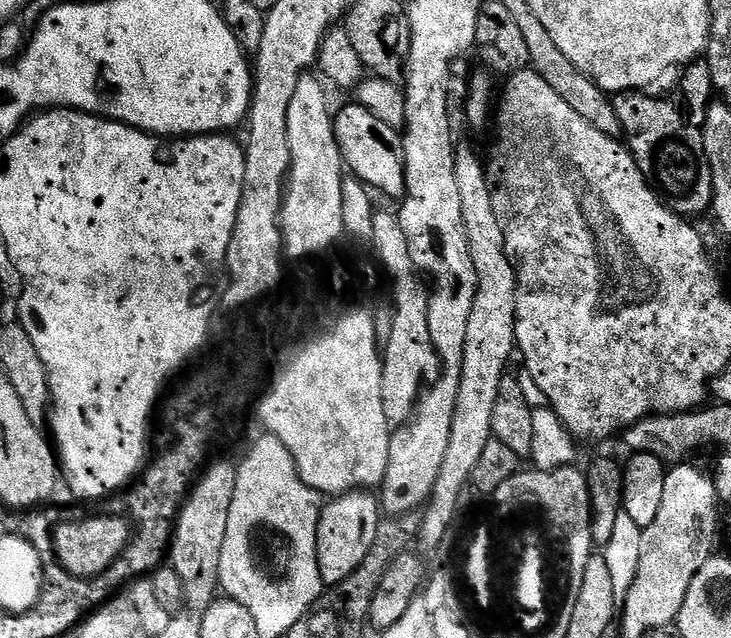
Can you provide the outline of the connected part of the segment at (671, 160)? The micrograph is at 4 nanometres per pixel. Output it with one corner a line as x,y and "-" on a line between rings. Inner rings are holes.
701,58
685,67
680,80
680,100
684,104
671,104
668,100
659,100
656,96
648,96
647,91
633,90
630,92
617,92
614,96
616,113
623,135
628,135
626,147
632,153
636,164
647,176
653,185
658,186
658,192
666,201
672,211
685,218
696,218
706,213
712,206
714,182
712,181
712,167
706,158
704,149
704,123
708,113
708,105
713,103
714,89
712,75
707,59

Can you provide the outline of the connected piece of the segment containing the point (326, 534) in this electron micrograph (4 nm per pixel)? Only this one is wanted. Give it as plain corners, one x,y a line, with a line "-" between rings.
368,490
346,492
343,496
329,499
320,509
318,534
316,535
316,553
318,554
318,570
322,574
325,585
340,584
370,554
370,546
374,546
374,534
378,534
378,526
382,519
382,505
375,495

